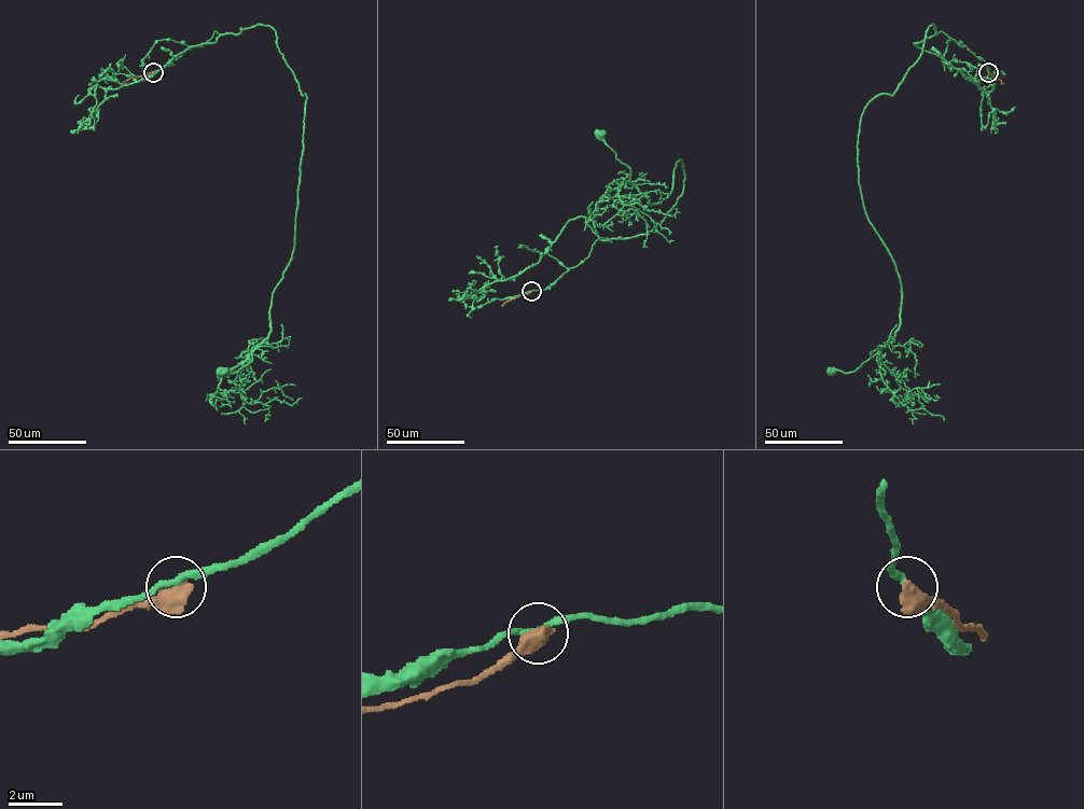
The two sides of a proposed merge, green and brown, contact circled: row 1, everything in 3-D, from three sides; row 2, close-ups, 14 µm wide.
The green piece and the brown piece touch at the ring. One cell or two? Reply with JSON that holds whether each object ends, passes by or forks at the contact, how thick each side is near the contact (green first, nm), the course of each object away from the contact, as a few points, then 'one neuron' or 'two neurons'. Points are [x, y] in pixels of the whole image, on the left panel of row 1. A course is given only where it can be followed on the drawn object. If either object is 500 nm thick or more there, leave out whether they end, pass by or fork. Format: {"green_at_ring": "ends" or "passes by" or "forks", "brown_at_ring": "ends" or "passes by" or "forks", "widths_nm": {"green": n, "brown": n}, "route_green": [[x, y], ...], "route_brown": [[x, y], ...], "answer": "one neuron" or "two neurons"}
{"widths_nm": {"green": 240, "brown": 650}, "route_green": [[153, 72], [216, 31], [268, 25], [306, 95], [295, 243], [273, 293], [270, 331], [247, 364], [220, 371]], "route_brown": [[153, 72], [131, 78], [125, 83]], "answer": "two neurons"}

